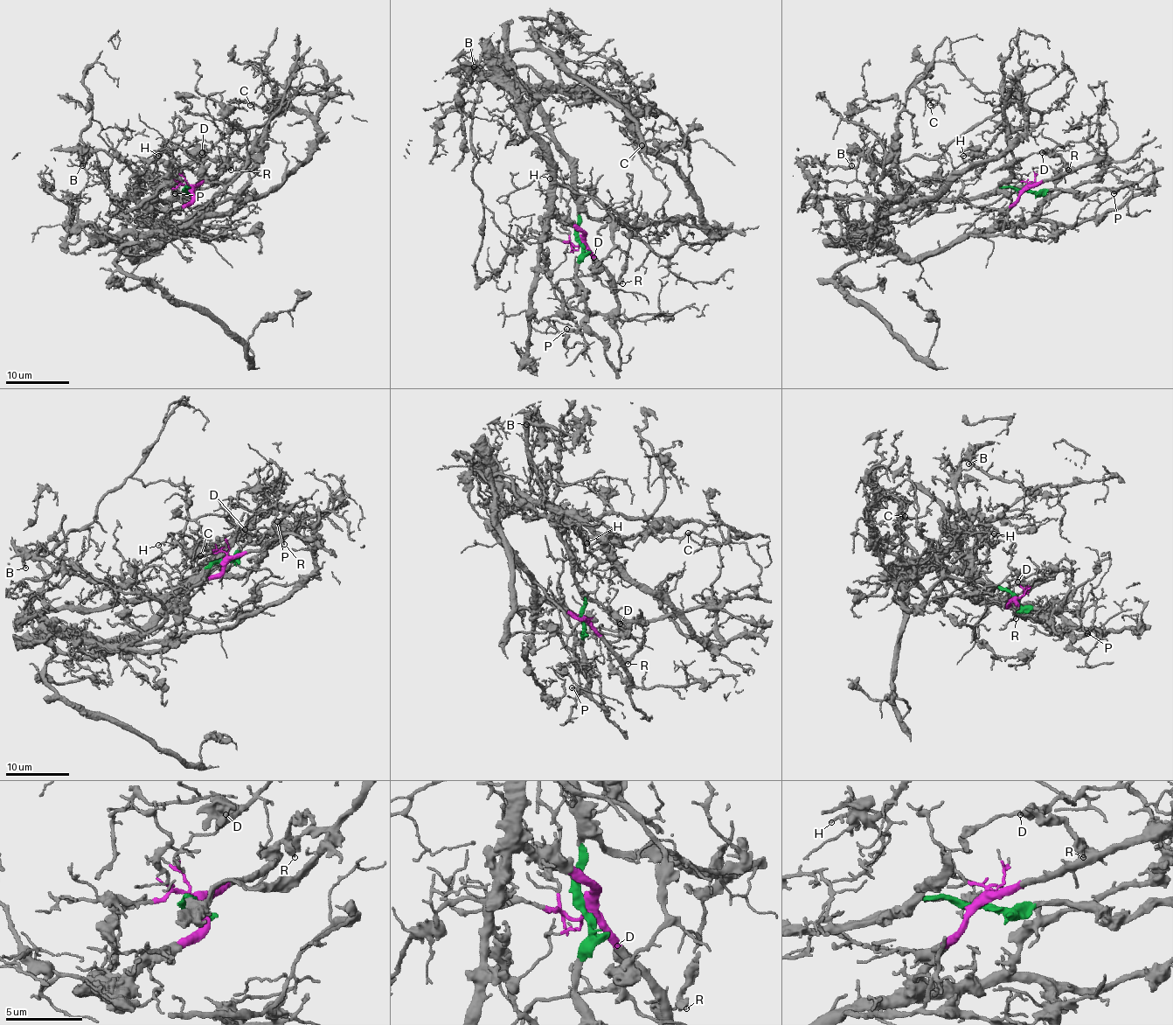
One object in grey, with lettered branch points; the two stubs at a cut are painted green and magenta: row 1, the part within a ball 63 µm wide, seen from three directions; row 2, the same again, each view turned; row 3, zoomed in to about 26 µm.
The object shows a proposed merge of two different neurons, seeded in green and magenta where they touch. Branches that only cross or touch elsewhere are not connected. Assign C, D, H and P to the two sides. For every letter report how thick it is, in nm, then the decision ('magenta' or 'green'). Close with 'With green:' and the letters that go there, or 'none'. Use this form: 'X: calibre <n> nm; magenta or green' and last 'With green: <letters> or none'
C: calibre 110 nm; magenta
D: calibre 600 nm; magenta
H: calibre 180 nm; magenta
P: calibre 240 nm; green
With green: P

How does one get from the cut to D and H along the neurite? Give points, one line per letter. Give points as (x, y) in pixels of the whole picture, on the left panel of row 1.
D: (189, 190), (209, 180), (225, 164), (201, 159), (163, 142), (170, 148), (198, 145), (201, 153)
H: (189, 190), (137, 258), (273, 191), (316, 124), (291, 110), (206, 151), (166, 142), (158, 156)

